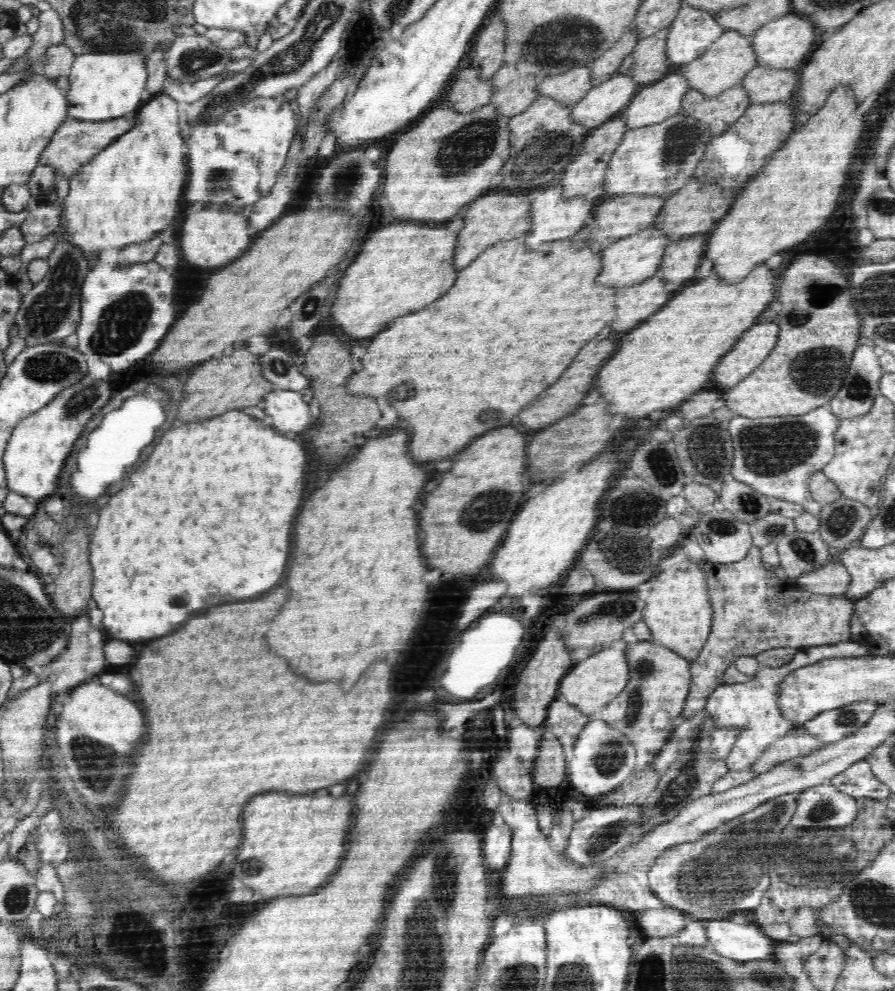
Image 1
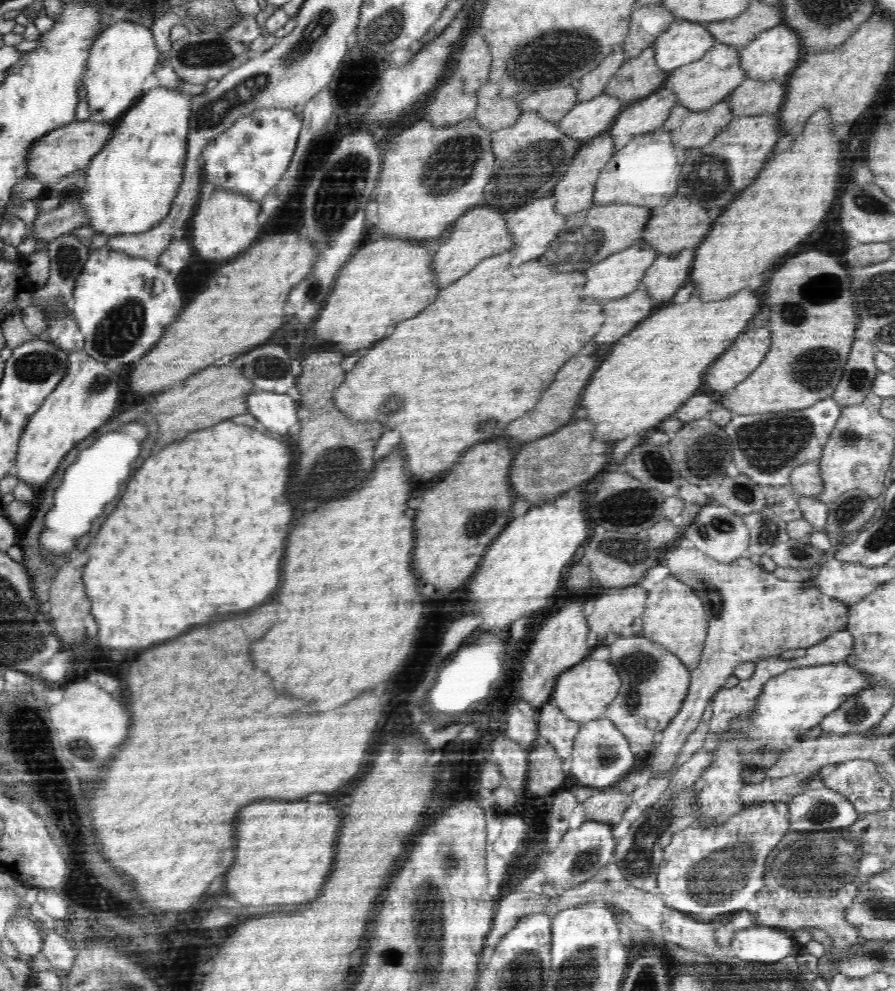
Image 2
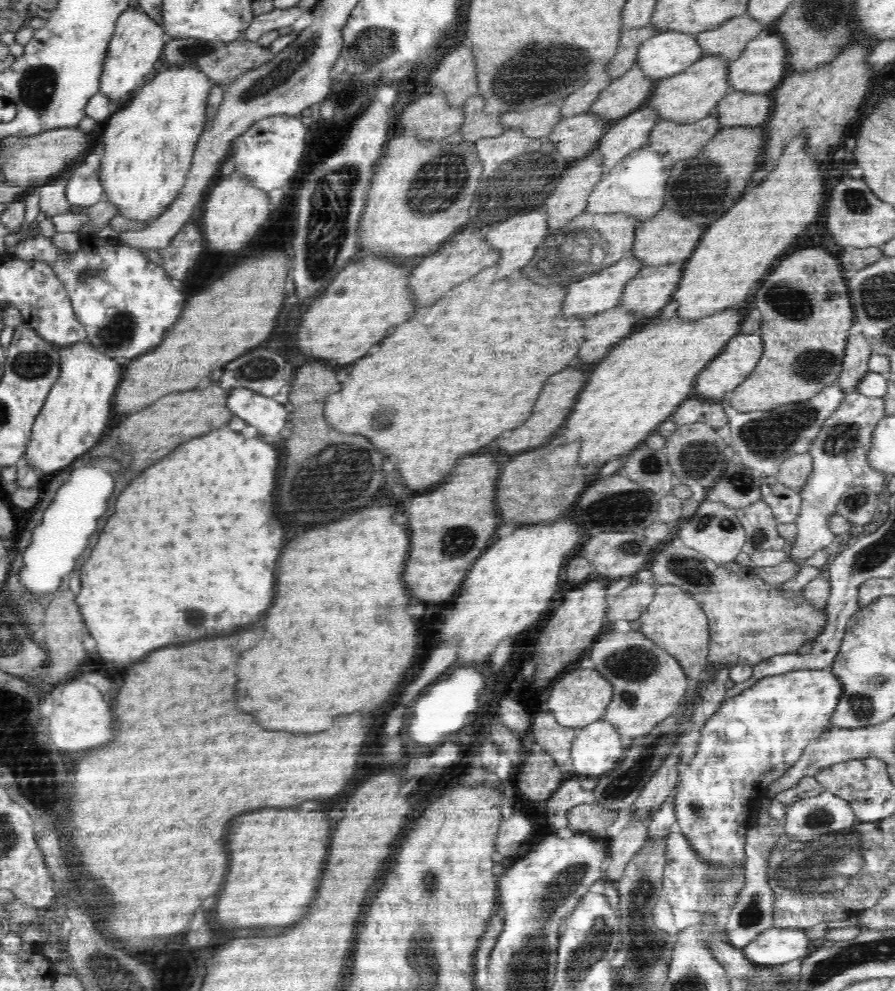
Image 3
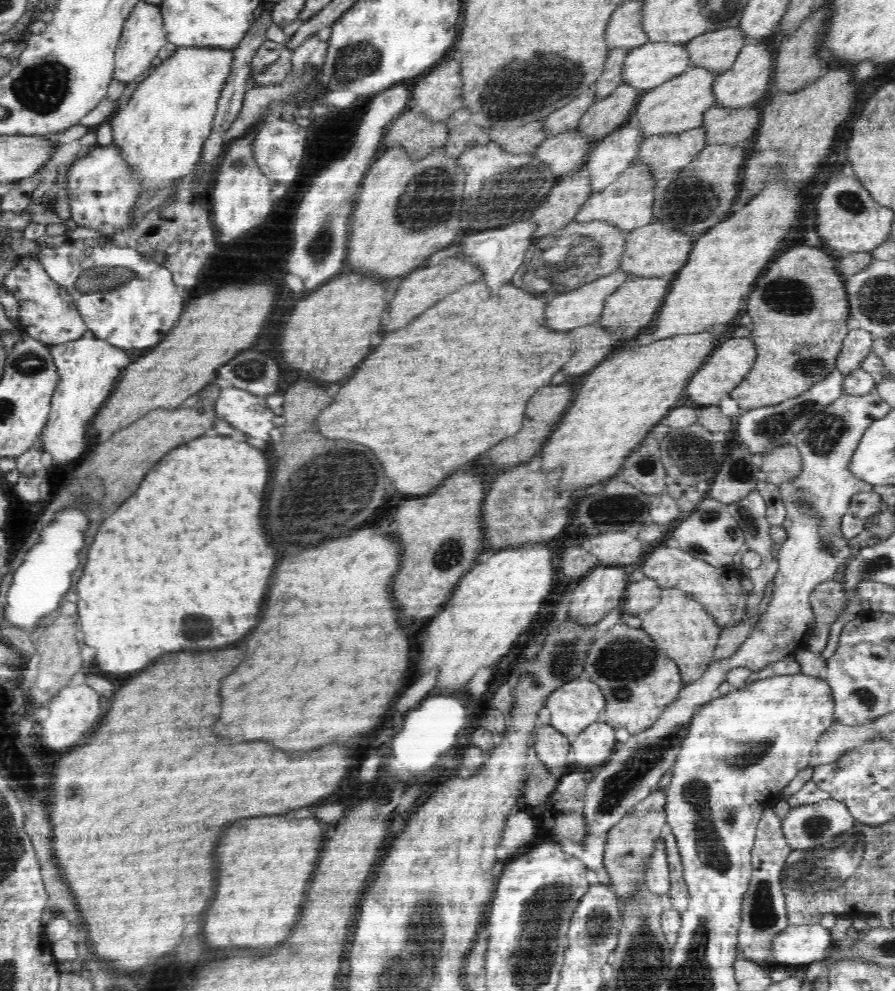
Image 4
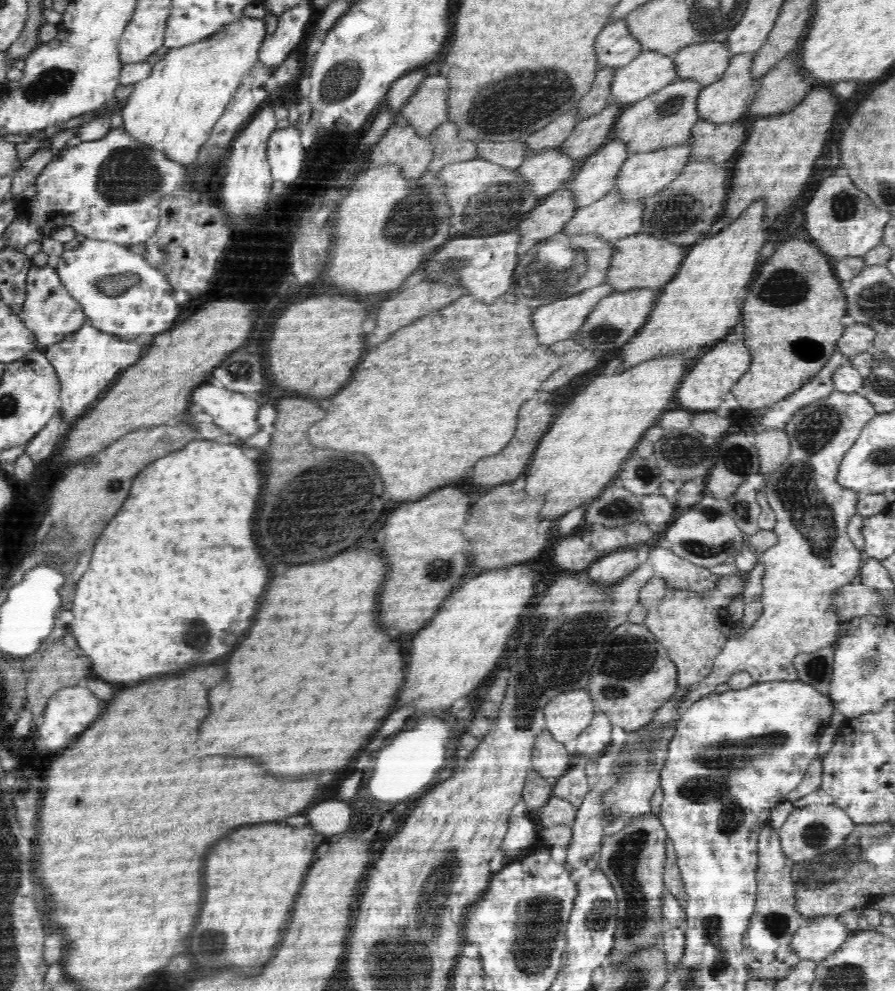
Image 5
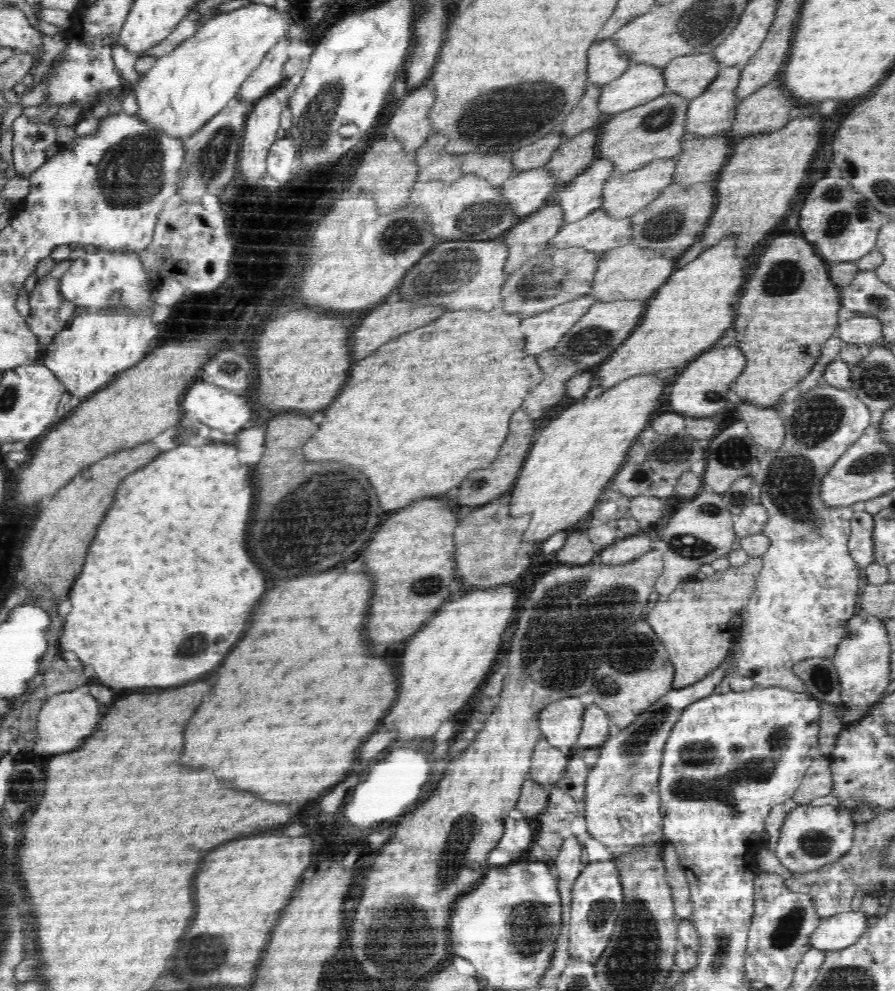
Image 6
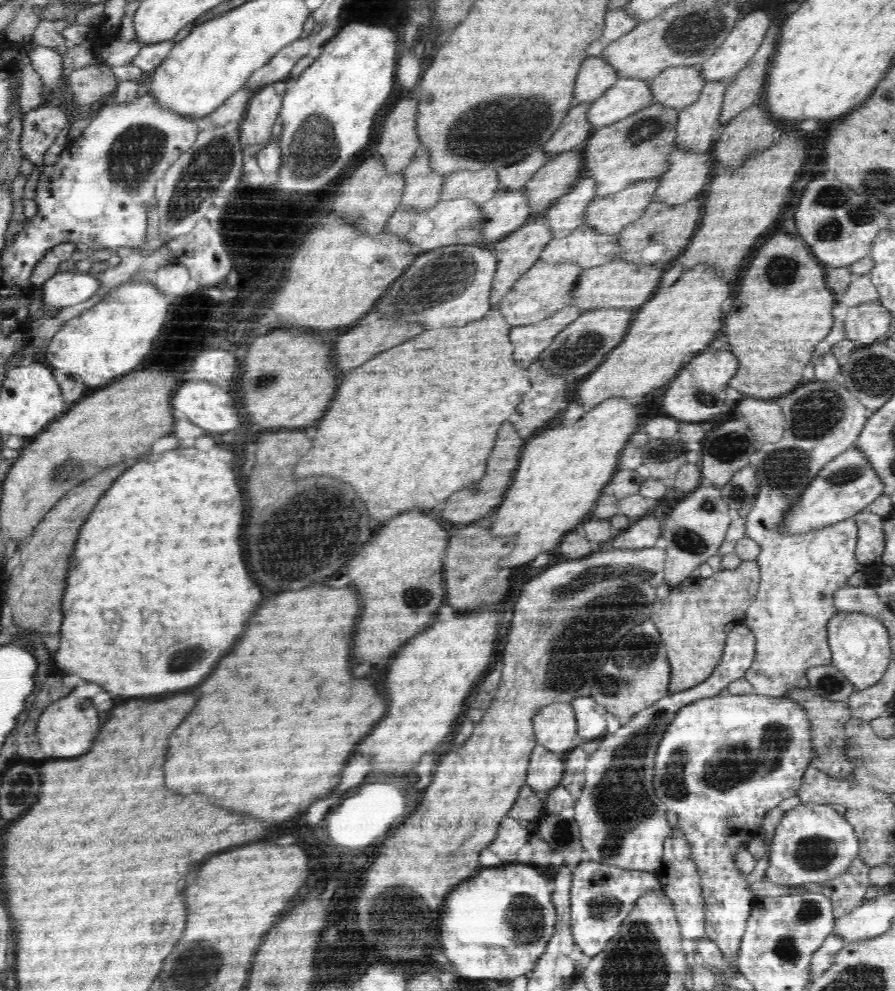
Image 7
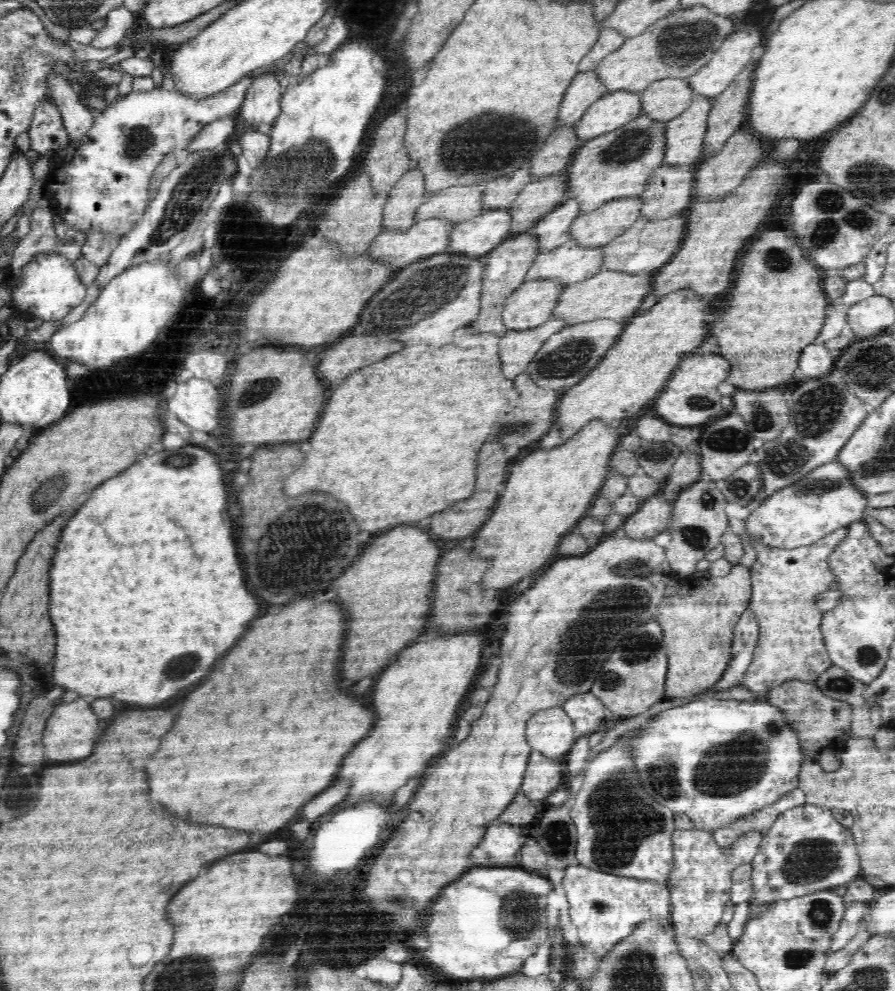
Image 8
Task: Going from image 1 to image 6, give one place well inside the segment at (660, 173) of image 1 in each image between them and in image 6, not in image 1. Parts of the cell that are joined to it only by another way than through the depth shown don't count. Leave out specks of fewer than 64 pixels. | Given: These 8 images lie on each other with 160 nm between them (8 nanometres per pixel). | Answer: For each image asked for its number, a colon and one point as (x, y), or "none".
2: (645, 172)
3: (635, 186)
4: (626, 204)
5: (610, 217)
6: (597, 232)

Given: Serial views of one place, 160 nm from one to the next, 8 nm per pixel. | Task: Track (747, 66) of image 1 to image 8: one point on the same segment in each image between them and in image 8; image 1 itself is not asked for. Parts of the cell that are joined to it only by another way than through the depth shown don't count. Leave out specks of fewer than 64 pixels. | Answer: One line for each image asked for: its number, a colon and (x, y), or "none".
2: (698, 85)
3: (686, 97)
4: (678, 105)
5: (666, 118)
6: (631, 139)
7: (616, 156)
8: (617, 164)

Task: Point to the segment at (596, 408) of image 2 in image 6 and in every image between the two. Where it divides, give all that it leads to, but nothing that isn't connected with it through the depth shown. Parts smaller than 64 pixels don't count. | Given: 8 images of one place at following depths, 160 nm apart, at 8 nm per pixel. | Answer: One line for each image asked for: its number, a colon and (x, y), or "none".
3: (649, 374)
4: (622, 398)
5: (582, 451)
6: (576, 455)

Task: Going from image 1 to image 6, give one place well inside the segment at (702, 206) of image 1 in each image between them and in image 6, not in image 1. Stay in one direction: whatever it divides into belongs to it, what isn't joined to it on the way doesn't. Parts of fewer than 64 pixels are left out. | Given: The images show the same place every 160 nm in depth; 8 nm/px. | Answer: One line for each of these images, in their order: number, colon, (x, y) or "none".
2: (680, 224)
3: (667, 238)
4: (653, 250)
5: (638, 261)
6: (628, 272)

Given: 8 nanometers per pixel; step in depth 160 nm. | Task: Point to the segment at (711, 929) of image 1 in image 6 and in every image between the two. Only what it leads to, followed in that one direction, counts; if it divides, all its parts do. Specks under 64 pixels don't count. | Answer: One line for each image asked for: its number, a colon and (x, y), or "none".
2: (759, 943)
3: (778, 945)
4: (796, 946)
5: (816, 940)
6: (843, 930)

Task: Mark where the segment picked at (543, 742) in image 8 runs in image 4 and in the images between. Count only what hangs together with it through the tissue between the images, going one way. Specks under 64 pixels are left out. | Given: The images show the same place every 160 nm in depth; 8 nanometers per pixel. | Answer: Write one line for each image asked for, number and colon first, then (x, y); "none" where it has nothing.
4: (576, 705)
5: (567, 715)
6: (560, 722)
7: (554, 726)

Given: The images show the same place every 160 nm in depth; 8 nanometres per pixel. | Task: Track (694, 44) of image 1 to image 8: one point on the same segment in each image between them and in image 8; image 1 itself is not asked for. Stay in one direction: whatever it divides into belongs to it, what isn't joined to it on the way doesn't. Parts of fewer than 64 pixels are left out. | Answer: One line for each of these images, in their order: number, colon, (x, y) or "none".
2: (684, 42)
3: (667, 53)
4: (646, 67)
5: (650, 71)
6: (641, 83)
7: (628, 95)
8: (615, 109)

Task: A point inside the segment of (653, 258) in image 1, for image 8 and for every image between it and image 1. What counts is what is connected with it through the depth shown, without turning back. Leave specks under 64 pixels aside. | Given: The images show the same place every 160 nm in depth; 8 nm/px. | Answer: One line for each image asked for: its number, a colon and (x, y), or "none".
2: (620, 274)
3: (598, 292)
4: (580, 307)
5: (558, 321)
6: (544, 331)
7: (528, 341)
8: (520, 346)

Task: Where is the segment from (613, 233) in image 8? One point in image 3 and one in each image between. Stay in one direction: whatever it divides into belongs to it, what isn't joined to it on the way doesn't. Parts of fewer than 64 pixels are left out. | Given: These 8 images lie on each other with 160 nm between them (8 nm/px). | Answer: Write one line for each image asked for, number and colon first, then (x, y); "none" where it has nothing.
3: (680, 141)
4: (664, 154)
5: (642, 175)
6: (624, 195)
7: (608, 215)

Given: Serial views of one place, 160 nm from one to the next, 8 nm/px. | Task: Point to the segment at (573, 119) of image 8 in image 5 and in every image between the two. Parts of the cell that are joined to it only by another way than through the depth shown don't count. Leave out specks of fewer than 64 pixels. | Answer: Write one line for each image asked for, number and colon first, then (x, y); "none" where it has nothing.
5: (615, 47)
6: (606, 61)
7: (595, 76)

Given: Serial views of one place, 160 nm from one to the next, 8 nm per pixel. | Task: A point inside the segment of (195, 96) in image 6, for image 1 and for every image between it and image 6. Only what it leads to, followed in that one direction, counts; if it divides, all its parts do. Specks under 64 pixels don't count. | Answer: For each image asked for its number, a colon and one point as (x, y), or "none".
1: (129, 191)
2: (132, 181)
3: (149, 142)
4: (161, 131)
5: (174, 109)

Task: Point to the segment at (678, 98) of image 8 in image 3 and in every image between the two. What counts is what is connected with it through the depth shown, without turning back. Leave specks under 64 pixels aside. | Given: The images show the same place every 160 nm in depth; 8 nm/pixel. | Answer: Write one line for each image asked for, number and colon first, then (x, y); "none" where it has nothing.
3: (728, 40)
4: (717, 50)
5: (705, 62)
6: (689, 76)
7: (678, 87)

